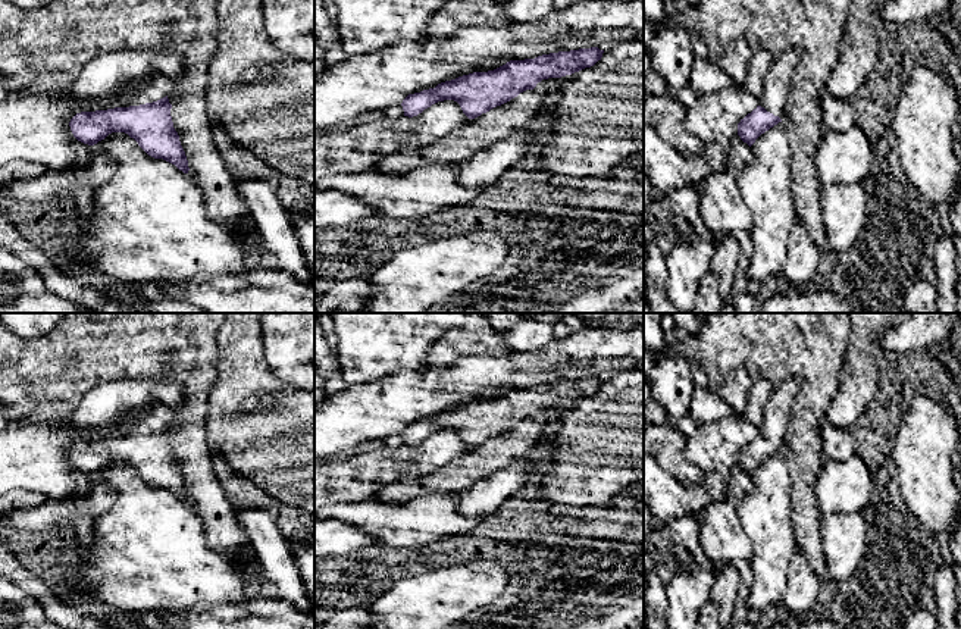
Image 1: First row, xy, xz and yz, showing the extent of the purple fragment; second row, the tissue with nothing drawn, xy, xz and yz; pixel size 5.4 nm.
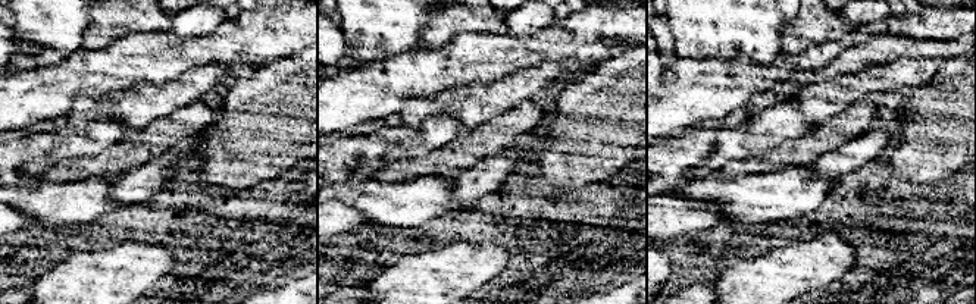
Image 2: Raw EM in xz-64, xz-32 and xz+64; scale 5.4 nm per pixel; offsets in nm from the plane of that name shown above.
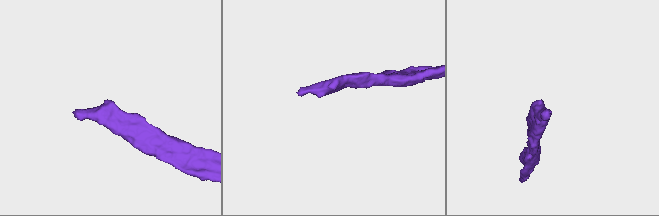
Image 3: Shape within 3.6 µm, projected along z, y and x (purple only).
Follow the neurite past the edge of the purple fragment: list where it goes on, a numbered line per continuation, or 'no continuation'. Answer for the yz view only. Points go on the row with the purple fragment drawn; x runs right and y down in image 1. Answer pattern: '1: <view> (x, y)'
1: yz (778, 80)

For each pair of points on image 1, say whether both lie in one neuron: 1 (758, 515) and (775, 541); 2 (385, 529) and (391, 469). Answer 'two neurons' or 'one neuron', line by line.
1: one neuron
2: two neurons

